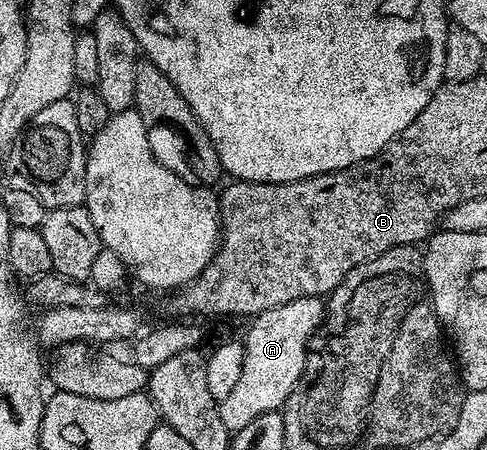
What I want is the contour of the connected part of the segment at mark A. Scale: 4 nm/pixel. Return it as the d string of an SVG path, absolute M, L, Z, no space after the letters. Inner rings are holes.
M315 295L298 297L298 301L286 301L286 305L266 309L249 322L252 324L248 327L248 336L243 336L242 339L242 373L238 376L233 391L218 403L222 425L226 425L229 433L246 429L246 425L250 425L254 417L262 417L262 413L280 411L283 408L294 385L298 385L304 375L312 336L321 330L325 319L325 300Z

